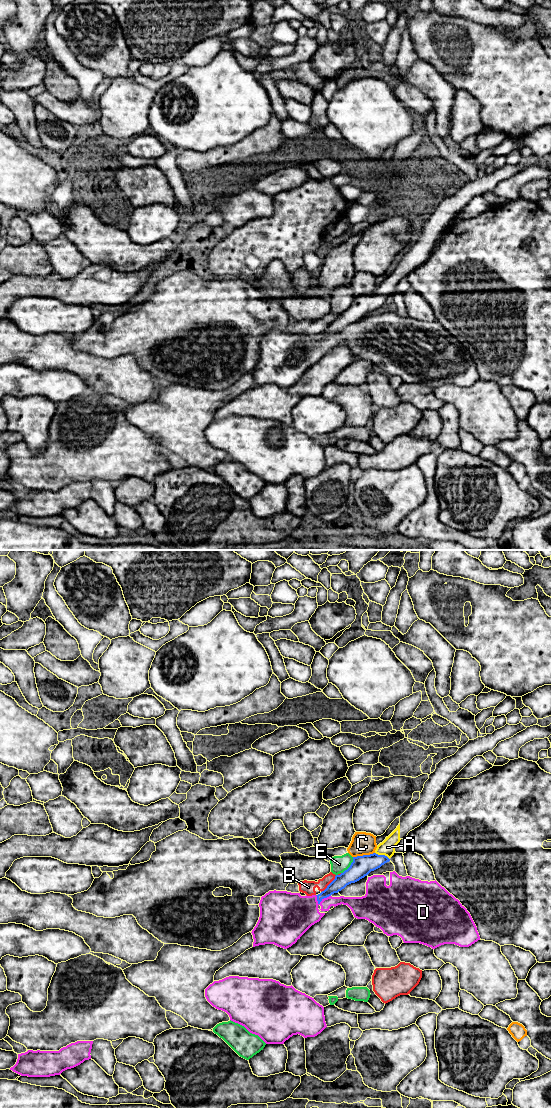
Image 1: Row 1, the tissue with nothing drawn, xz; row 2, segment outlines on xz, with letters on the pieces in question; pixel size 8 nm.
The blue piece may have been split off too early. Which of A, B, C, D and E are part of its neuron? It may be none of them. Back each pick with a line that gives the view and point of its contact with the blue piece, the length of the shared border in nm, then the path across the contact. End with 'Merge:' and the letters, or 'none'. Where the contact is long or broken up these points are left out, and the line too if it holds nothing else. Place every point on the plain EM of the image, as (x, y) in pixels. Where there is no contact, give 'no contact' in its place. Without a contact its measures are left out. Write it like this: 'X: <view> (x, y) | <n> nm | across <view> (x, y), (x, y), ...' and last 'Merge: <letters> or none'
A: xz (382, 295) | 130 nm | across xz (361, 306), (375, 301), (382, 295), (387, 287)
Merge: A

